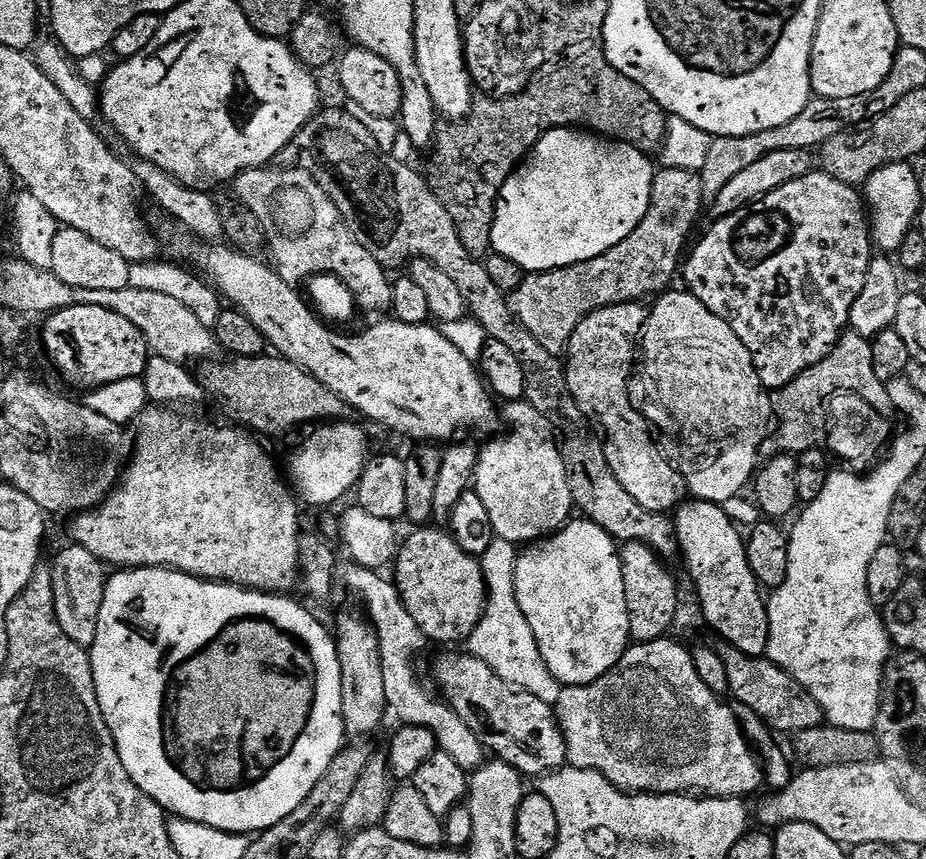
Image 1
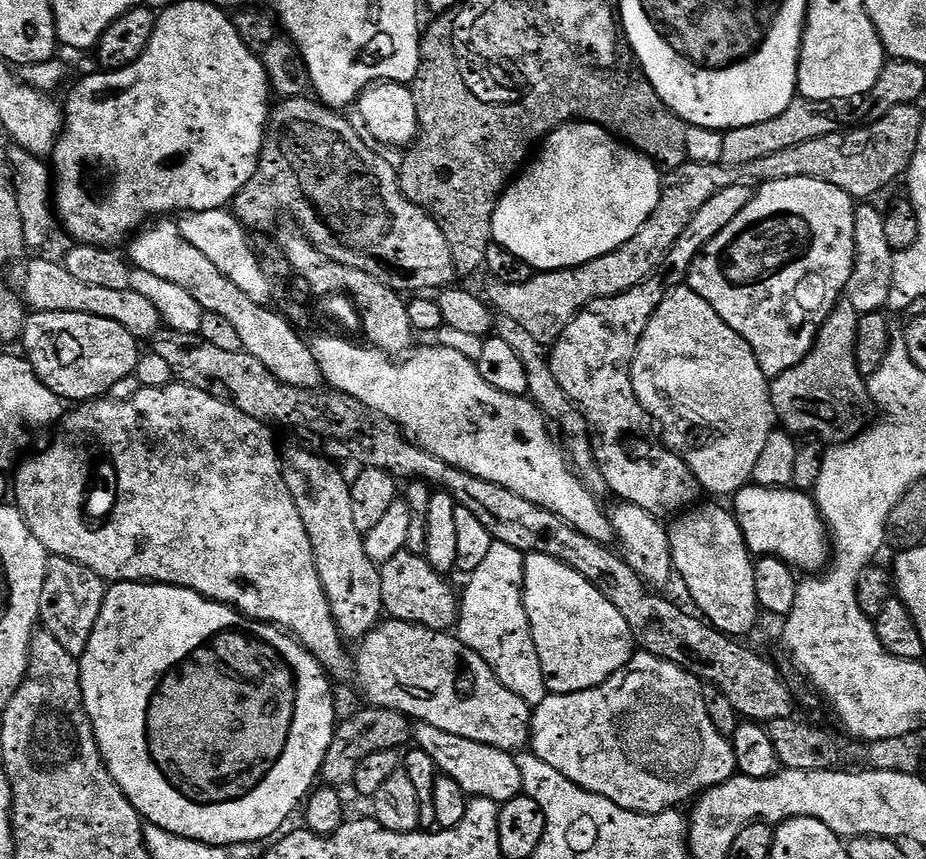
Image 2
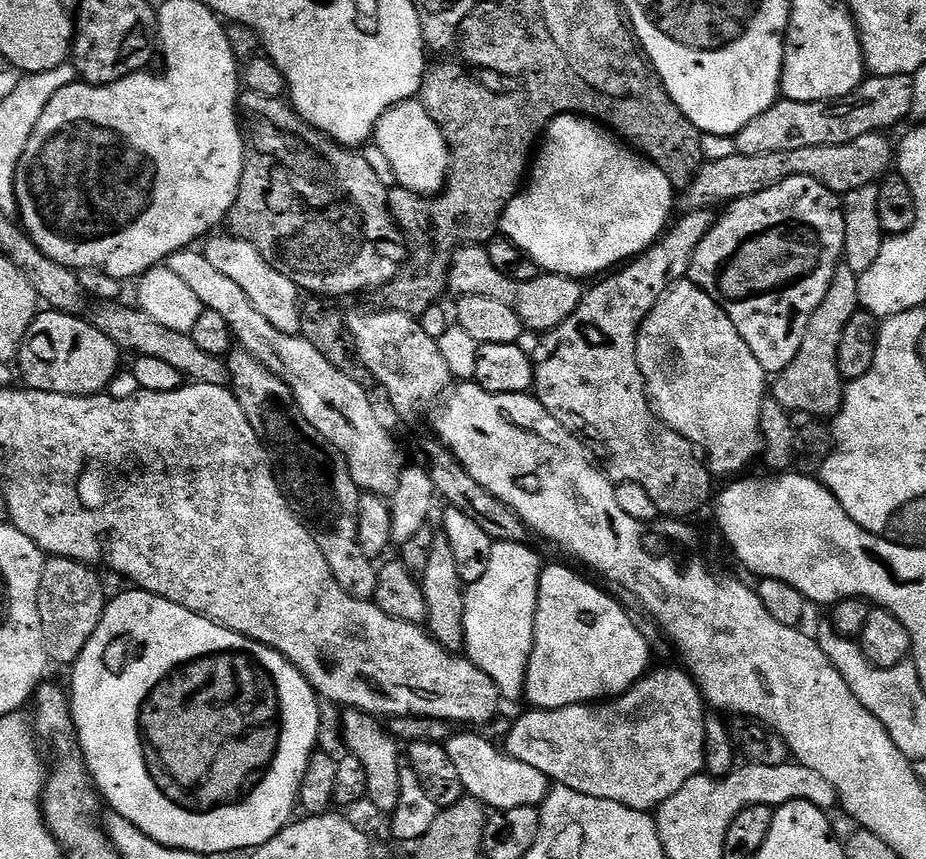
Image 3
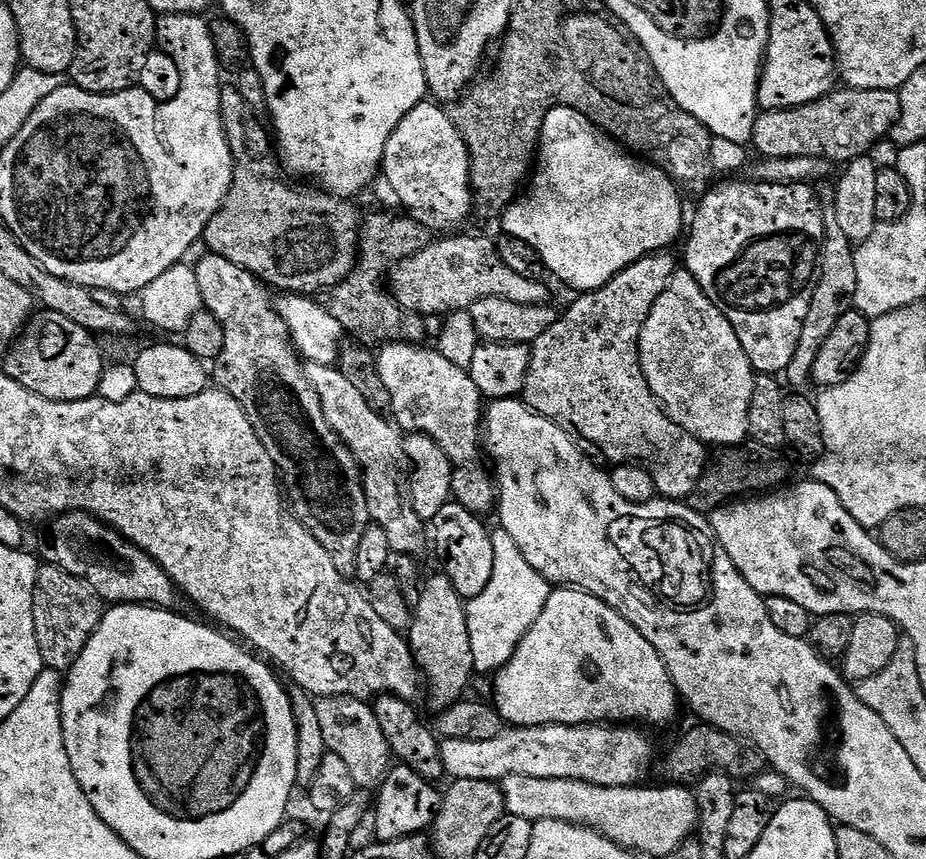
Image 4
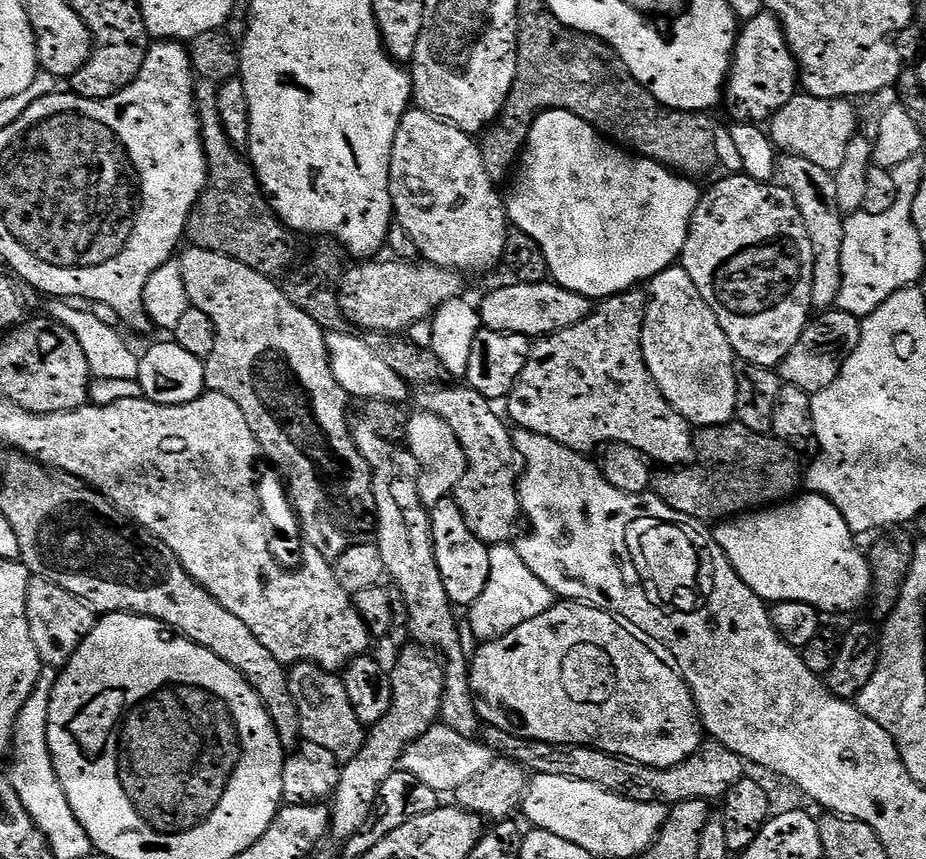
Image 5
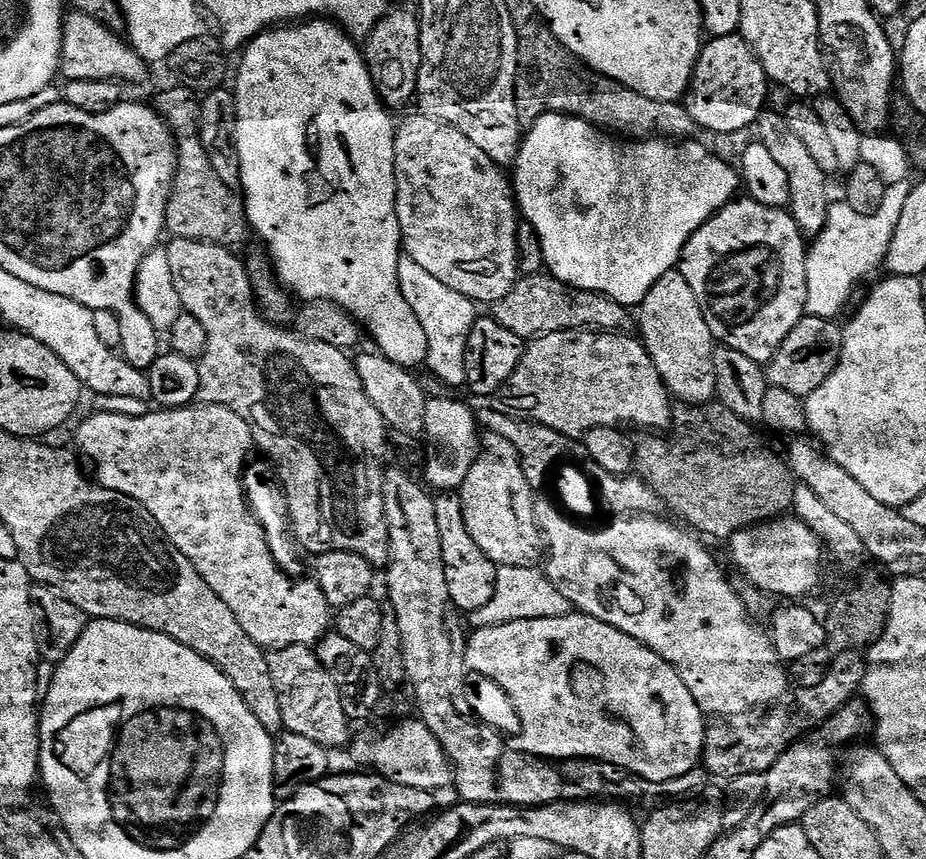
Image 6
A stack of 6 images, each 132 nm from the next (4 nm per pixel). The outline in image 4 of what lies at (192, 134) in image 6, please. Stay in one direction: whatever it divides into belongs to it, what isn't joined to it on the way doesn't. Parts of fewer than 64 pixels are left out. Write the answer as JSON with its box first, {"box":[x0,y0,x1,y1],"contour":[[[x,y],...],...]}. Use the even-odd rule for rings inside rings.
{"box":[202,86,362,297],"contour":[[[234,86],[221,87],[220,97],[222,98],[222,126],[226,130],[226,138],[230,142],[232,161],[235,162],[236,169],[234,170],[234,178],[232,179],[228,196],[222,202],[218,214],[214,214],[214,218],[210,218],[210,222],[206,226],[202,237],[203,247],[208,247],[205,249],[207,249],[211,255],[226,258],[226,262],[234,262],[234,266],[242,266],[250,274],[254,274],[256,279],[264,281],[269,289],[277,290],[276,288],[281,288],[279,291],[284,294],[303,294],[305,296],[315,297],[317,294],[320,294],[316,292],[325,291],[324,293],[327,293],[329,290],[338,287],[339,284],[352,273],[356,265],[357,249],[360,246],[362,212],[359,212],[359,210],[352,205],[355,203],[353,203],[351,199],[334,196],[331,192],[325,192],[316,186],[311,186],[312,188],[299,188],[298,185],[291,184],[291,182],[296,183],[291,179],[288,179],[289,181],[283,180],[283,176],[286,176],[286,172],[282,167],[281,157],[274,151],[273,137],[270,135],[266,124],[266,129],[264,129],[264,124],[260,121],[261,117],[252,109],[250,102],[246,102],[246,98],[242,98],[242,94]]]}

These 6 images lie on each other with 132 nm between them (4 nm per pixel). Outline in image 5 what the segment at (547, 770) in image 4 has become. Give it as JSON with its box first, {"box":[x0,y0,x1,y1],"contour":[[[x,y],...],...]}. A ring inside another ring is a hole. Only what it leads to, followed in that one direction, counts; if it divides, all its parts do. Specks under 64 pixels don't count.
{"box":[400,722,494,794],"contour":[[[438,722],[408,747],[400,762],[406,762],[406,766],[410,766],[408,772],[414,774],[418,782],[430,786],[430,790],[452,794],[458,786],[462,786],[462,782],[470,782],[470,778],[482,774],[482,770],[492,765],[493,759],[494,754],[479,739],[458,734],[443,722]]]}

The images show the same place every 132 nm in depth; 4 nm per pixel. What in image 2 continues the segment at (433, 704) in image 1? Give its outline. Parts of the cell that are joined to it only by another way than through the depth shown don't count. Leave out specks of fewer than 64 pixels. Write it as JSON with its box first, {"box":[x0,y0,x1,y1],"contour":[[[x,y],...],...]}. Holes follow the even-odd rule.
{"box":[414,723,522,805],"contour":[[[421,723],[415,725],[414,744],[415,747],[426,750],[426,754],[434,758],[437,769],[443,775],[454,778],[454,782],[462,786],[464,795],[469,798],[481,796],[502,805],[521,795],[522,774],[513,753],[486,746],[482,742],[470,742],[470,738],[458,738],[458,734],[446,734],[446,730],[438,730],[438,726]]]}

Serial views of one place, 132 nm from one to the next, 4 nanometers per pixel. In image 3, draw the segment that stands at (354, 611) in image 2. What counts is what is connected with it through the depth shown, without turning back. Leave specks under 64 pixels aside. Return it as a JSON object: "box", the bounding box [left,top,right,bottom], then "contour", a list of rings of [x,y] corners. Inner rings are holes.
{"box":[226,350,378,600],"contour":[[[233,350],[226,357],[232,393],[238,398],[250,426],[275,457],[274,471],[284,496],[297,518],[310,530],[334,574],[338,586],[359,600],[372,600],[378,590],[378,568],[358,546],[358,502],[361,491],[354,482],[342,454],[310,422],[298,406],[290,386],[274,375],[258,358],[243,350]]]}

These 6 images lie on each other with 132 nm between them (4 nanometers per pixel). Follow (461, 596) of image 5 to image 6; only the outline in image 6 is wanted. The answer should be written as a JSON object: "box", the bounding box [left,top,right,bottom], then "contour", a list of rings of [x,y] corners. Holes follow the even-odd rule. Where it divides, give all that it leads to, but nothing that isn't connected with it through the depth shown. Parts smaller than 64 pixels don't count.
{"box":[434,492,498,613],"contour":[[[442,492],[435,497],[434,514],[438,514],[438,534],[442,534],[442,562],[446,566],[446,586],[450,590],[450,598],[461,613],[482,610],[490,598],[494,598],[496,570],[498,565],[482,550],[478,550],[478,542],[470,538],[470,530],[466,530],[466,518],[462,518],[462,502],[456,492]]]}

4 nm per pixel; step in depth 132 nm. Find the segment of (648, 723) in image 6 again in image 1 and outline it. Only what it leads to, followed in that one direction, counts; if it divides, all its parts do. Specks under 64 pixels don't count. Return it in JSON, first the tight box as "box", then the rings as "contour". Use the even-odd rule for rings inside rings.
{"box":[516,518,630,686],"contour":[[[587,518],[569,519],[568,523],[558,532],[544,537],[525,547],[516,558],[516,597],[518,606],[522,606],[522,614],[526,614],[526,622],[530,622],[530,630],[534,630],[534,642],[538,642],[538,650],[542,650],[542,658],[554,674],[554,678],[562,686],[582,686],[602,678],[614,665],[624,657],[630,647],[630,618],[626,610],[626,586],[622,582],[622,562],[620,561],[620,548],[617,541],[612,539],[602,526]]]}

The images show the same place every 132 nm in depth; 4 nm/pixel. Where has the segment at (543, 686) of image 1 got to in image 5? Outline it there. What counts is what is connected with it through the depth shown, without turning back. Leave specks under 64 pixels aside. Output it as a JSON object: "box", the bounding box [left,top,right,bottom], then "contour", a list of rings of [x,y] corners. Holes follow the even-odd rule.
{"box":[467,543,554,641],"contour":[[[511,543],[493,544],[489,547],[490,578],[486,578],[486,590],[478,594],[478,598],[467,609],[468,624],[477,636],[477,641],[497,640],[510,630],[522,626],[522,622],[530,622],[530,618],[538,618],[538,614],[546,614],[554,603],[550,586],[522,562],[518,550]]]}

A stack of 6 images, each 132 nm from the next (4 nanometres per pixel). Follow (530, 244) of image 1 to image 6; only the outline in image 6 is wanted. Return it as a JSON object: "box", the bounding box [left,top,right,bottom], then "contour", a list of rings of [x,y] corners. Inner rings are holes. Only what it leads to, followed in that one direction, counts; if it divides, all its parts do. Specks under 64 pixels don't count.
{"box":[514,114,742,306],"contour":[[[558,114],[538,118],[529,128],[532,129],[529,132],[527,129],[520,145],[520,153],[516,156],[514,195],[519,215],[531,222],[534,230],[538,230],[538,238],[542,238],[545,269],[564,284],[581,288],[587,292],[597,292],[603,296],[609,296],[614,302],[625,306],[641,304],[646,298],[646,294],[650,294],[654,282],[658,278],[662,278],[662,274],[673,271],[679,265],[680,255],[688,239],[716,212],[721,212],[726,205],[737,199],[739,192],[736,191],[741,191],[742,188],[741,173],[735,167],[732,169],[726,161],[712,156],[711,150],[706,145],[699,144],[696,138],[688,138],[683,142],[677,142],[672,138],[649,138],[625,142],[623,139],[613,138],[607,131],[597,128],[595,124],[577,120],[575,116],[559,116]]]}

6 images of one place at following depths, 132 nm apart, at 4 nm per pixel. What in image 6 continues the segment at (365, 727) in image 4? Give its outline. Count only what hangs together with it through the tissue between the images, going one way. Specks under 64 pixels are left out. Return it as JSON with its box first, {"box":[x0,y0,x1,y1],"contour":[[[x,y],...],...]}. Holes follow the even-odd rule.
{"box":[267,644,350,750],"contour":[[[299,644],[271,649],[267,657],[270,678],[274,678],[274,690],[278,690],[282,702],[285,729],[329,750],[342,747],[348,740],[350,721],[342,706],[342,694],[332,675],[318,662],[315,651],[309,645]]]}

